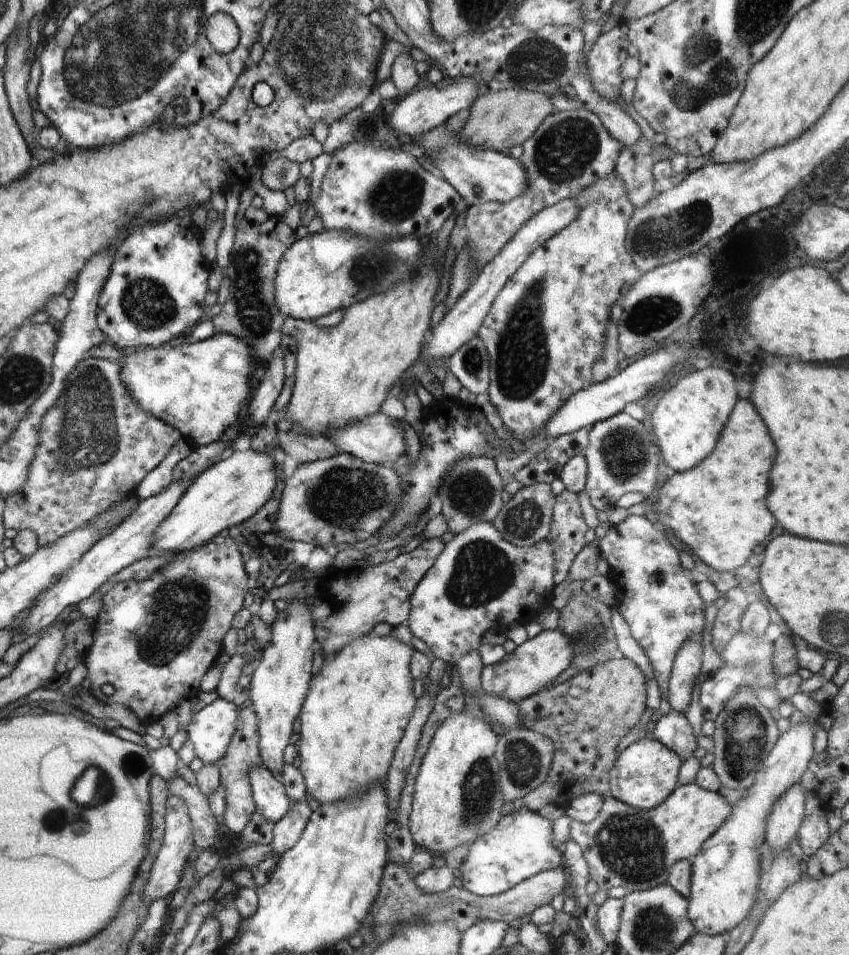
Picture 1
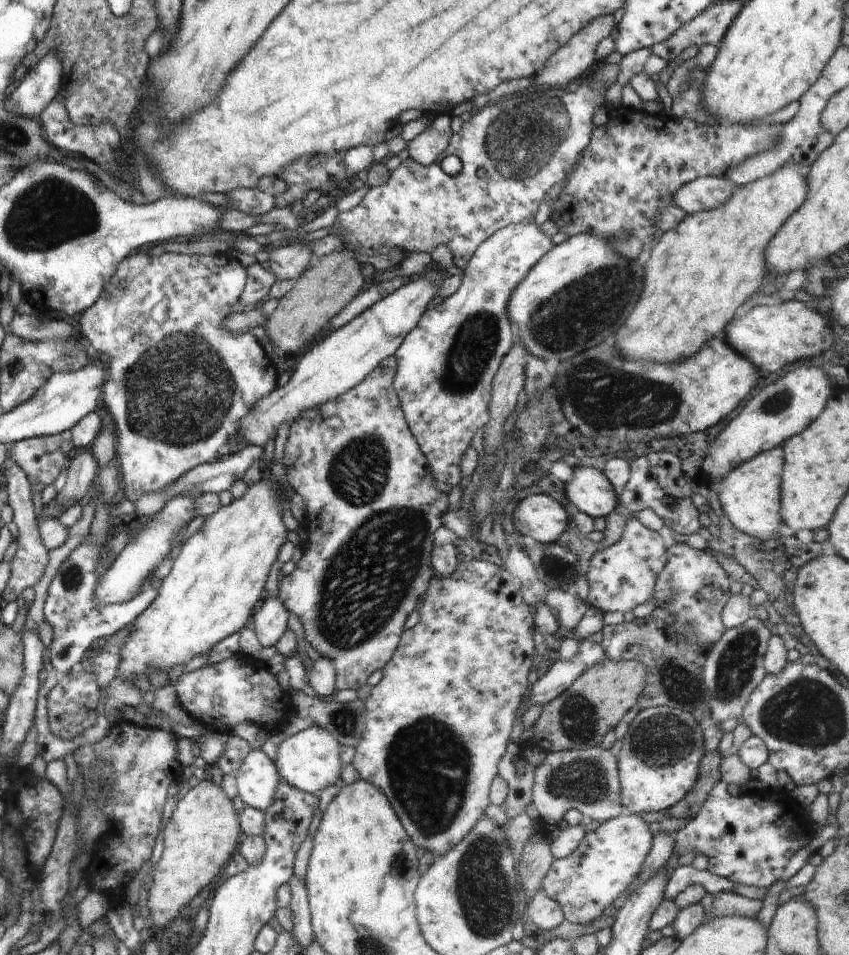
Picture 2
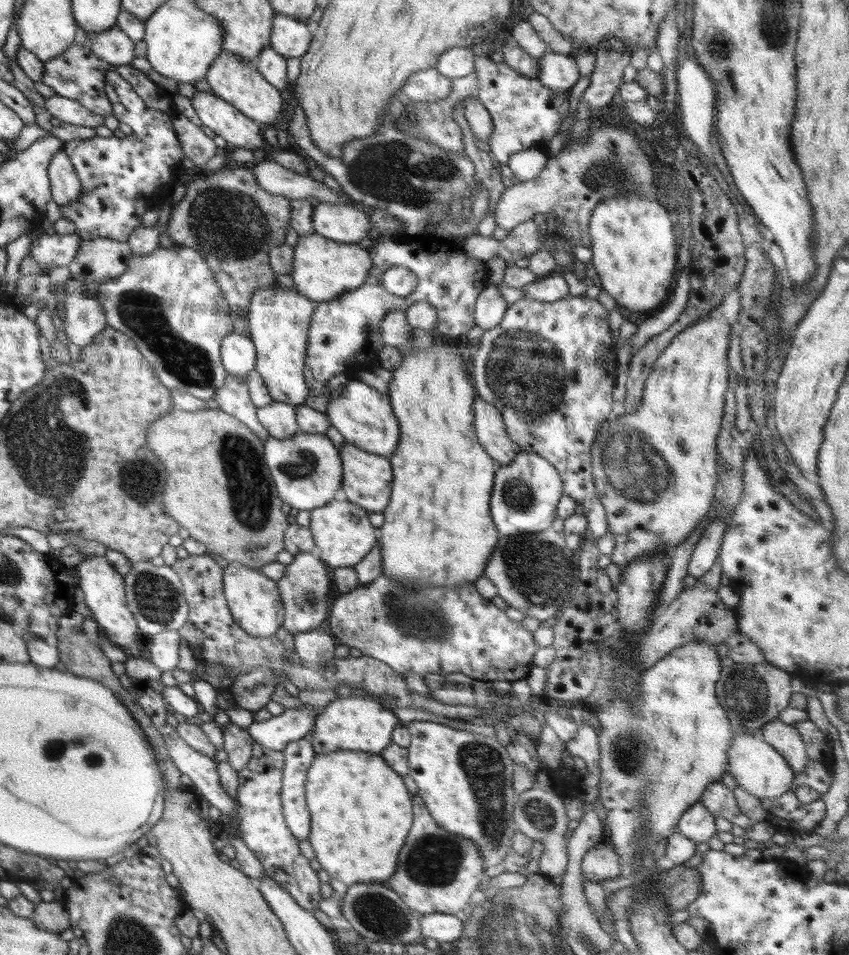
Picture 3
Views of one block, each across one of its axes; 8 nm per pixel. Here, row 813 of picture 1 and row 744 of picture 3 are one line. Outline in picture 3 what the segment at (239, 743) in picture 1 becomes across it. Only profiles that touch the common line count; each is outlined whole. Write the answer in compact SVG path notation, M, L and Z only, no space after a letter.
M229 721L224 727L224 752L228 754L228 765L239 772L252 759L252 748L256 743L247 728Z

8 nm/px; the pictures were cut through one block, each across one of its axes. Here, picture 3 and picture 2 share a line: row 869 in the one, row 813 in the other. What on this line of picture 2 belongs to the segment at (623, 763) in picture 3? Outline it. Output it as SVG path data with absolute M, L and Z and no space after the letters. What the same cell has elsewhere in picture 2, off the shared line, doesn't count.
M618 815L586 833L576 850L566 858L555 859L541 889L558 902L566 921L590 924L618 900L640 874L653 844L649 823L639 815Z

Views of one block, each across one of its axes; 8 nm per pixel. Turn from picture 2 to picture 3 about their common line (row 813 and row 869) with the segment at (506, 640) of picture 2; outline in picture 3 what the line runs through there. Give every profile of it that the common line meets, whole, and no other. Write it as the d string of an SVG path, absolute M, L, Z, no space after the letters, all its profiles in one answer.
M419 794L411 799L413 823L398 853L396 871L388 879L388 886L398 893L408 908L421 915L458 915L471 904L472 892L478 889L485 878L484 859L472 839L440 828L436 820L432 820Z

